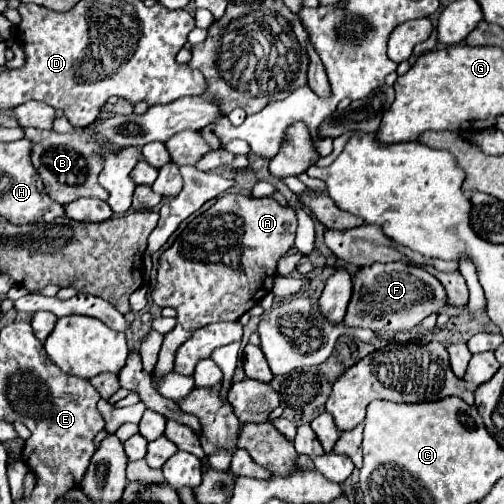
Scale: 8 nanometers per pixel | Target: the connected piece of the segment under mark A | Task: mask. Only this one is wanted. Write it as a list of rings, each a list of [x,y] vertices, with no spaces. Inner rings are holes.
[[[224,194],[214,206],[210,206],[206,212],[198,214],[184,226],[184,230],[176,236],[174,244],[160,254],[158,282],[152,290],[152,300],[158,306],[172,306],[178,312],[178,324],[172,332],[164,336],[162,350],[158,354],[155,386],[158,386],[163,375],[170,374],[170,370],[174,368],[174,352],[168,352],[168,348],[178,348],[184,340],[192,336],[194,330],[204,328],[206,324],[238,320],[272,290],[272,282],[276,278],[276,264],[294,246],[294,232],[296,214],[290,206],[280,206],[272,198],[248,198],[240,194]]]

